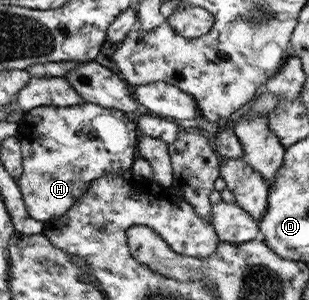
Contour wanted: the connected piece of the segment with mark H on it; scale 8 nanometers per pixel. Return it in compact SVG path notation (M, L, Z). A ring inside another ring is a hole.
M91 102L73 107L44 106L27 111L19 124L17 136L24 151L24 173L19 180L20 186L31 216L43 224L71 211L84 199L95 180L109 174L133 172L139 157L140 140L137 140L137 132L140 127L134 116L122 110ZM111 116L129 128L129 154L109 154L109 146L103 144L99 130L105 128L105 122L109 124Z

